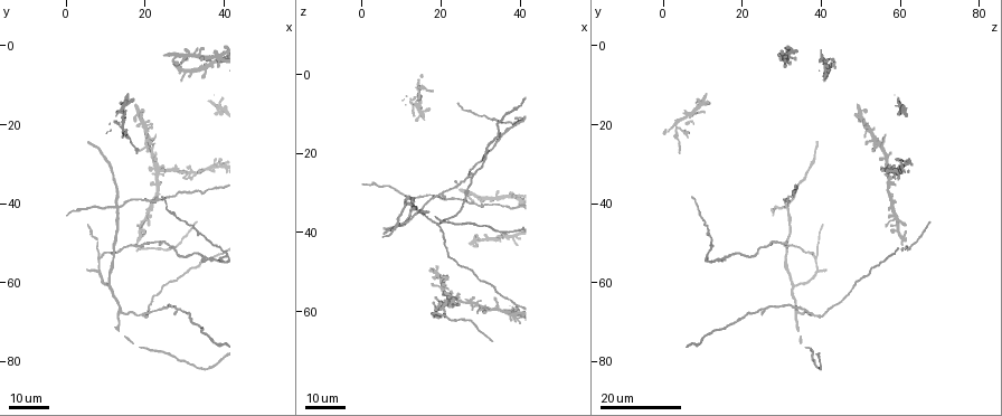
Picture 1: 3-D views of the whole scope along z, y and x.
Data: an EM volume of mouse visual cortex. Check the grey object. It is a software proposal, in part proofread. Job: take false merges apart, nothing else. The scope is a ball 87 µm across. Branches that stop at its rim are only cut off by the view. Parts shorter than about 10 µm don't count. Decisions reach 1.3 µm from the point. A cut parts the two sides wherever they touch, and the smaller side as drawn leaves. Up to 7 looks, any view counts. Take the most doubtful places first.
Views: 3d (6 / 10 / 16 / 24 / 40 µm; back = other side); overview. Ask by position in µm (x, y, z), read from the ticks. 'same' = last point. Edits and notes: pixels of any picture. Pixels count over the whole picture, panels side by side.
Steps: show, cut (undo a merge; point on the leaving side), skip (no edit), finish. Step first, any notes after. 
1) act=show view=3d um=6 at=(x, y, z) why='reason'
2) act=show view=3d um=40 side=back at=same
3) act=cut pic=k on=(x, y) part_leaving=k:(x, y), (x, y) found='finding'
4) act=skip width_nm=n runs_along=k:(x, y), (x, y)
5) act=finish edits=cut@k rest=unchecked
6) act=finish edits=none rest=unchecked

act=show view=3d um=24 at=(13.0, 41.0, 31.5) why='four-way junction'

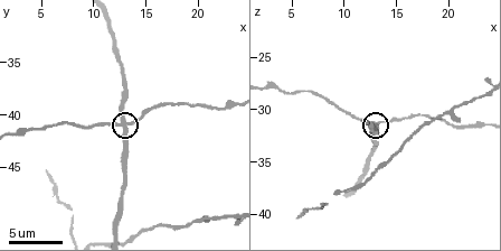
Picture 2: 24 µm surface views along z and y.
act=show view=3d um=6 at=(13.0, 40.6, 31.2)

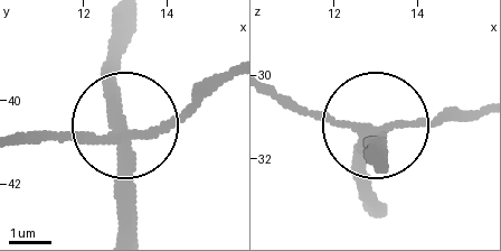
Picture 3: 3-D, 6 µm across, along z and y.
act=cut pic=3 on=(55, 132) width_nm=260 part_leaving=3:(125, 140), (176, 126), (228, 80) found='a second cell is stuck on'

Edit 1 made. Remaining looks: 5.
act=show view=overview why='see it whole again'

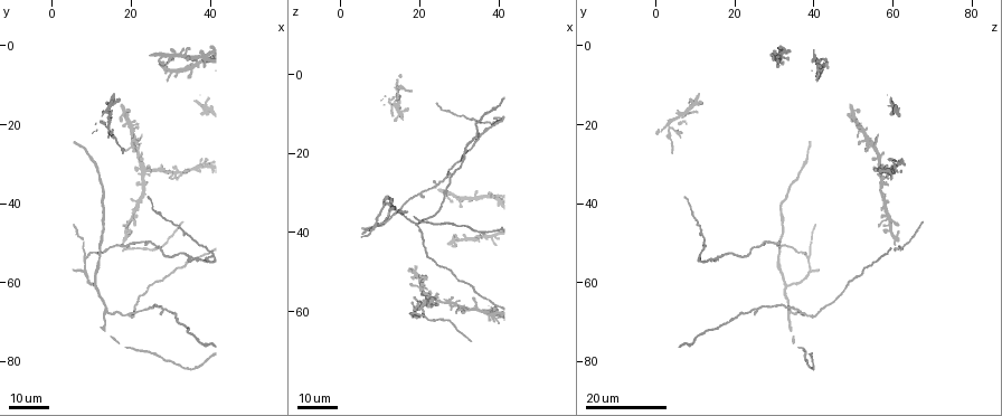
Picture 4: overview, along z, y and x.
act=show view=3d um=16 at=(19.5, 68.5, 38.0) why='three arms meet'

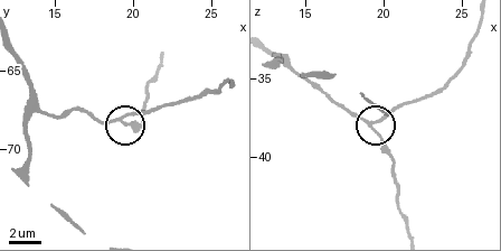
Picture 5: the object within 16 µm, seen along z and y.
act=show view=3d um=10 at=(19.0, 68.2, 37.8)

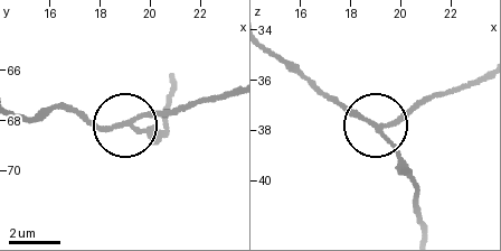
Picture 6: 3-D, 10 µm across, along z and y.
act=skip runs_along=6:(171, 80), (166, 129), (131, 124), (145, 115), (176, 115) found='all the same cell'

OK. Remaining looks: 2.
act=show view=3d um=16 at=(37.5, 30.0, 61.0) why='small branch off a trunk'

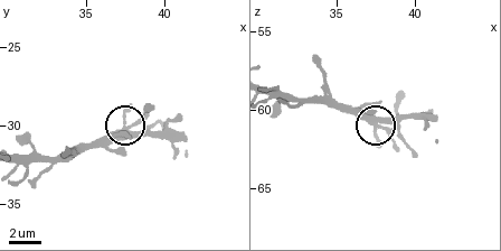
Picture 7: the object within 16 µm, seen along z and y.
act=show view=3d um=6 at=(38.0, 29.8, 61.2)

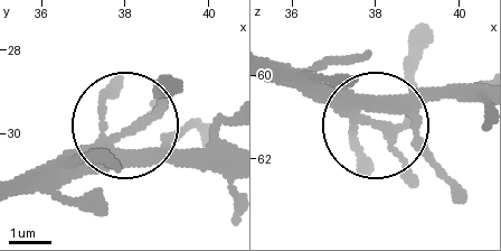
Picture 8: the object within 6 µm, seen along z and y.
act=skip runs_along=8:(268, 65), (322, 83), (387, 130), (405, 119), (415, 68) found='continuous, no second cell'

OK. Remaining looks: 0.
act=finish edits=cut@3 rest=unchecked

